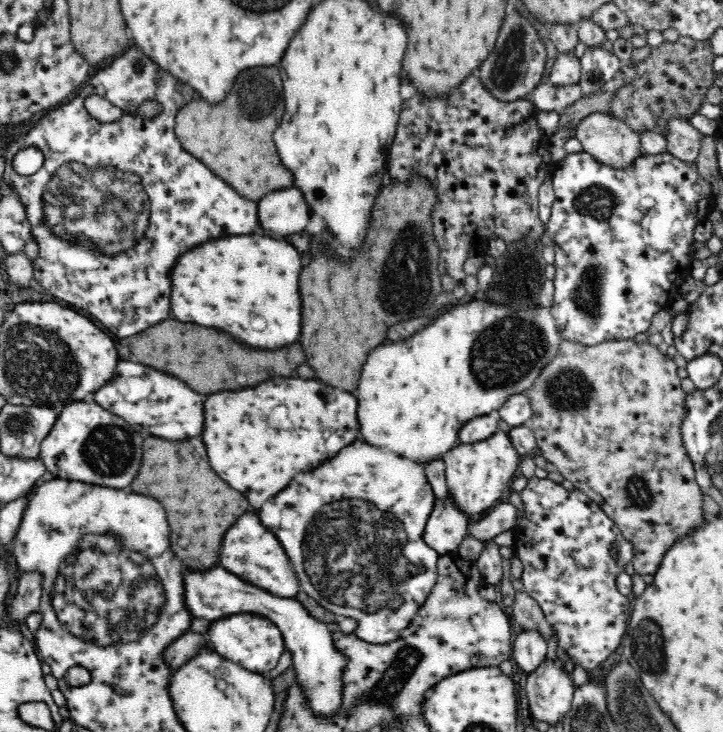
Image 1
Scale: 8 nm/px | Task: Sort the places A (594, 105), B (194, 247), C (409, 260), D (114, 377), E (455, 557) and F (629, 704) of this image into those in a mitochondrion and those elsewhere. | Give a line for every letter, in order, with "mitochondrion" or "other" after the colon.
A: other
B: other
C: mitochondrion
D: other
E: other
F: mitochondrion

